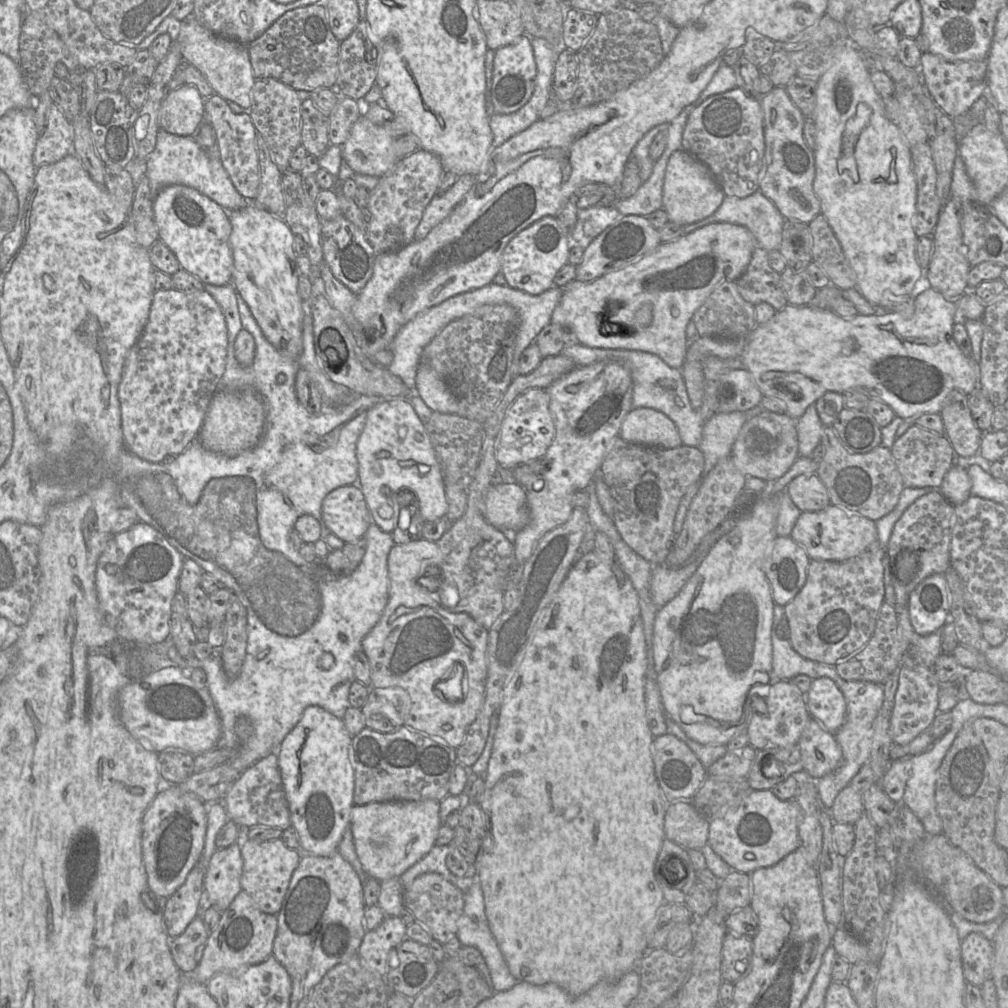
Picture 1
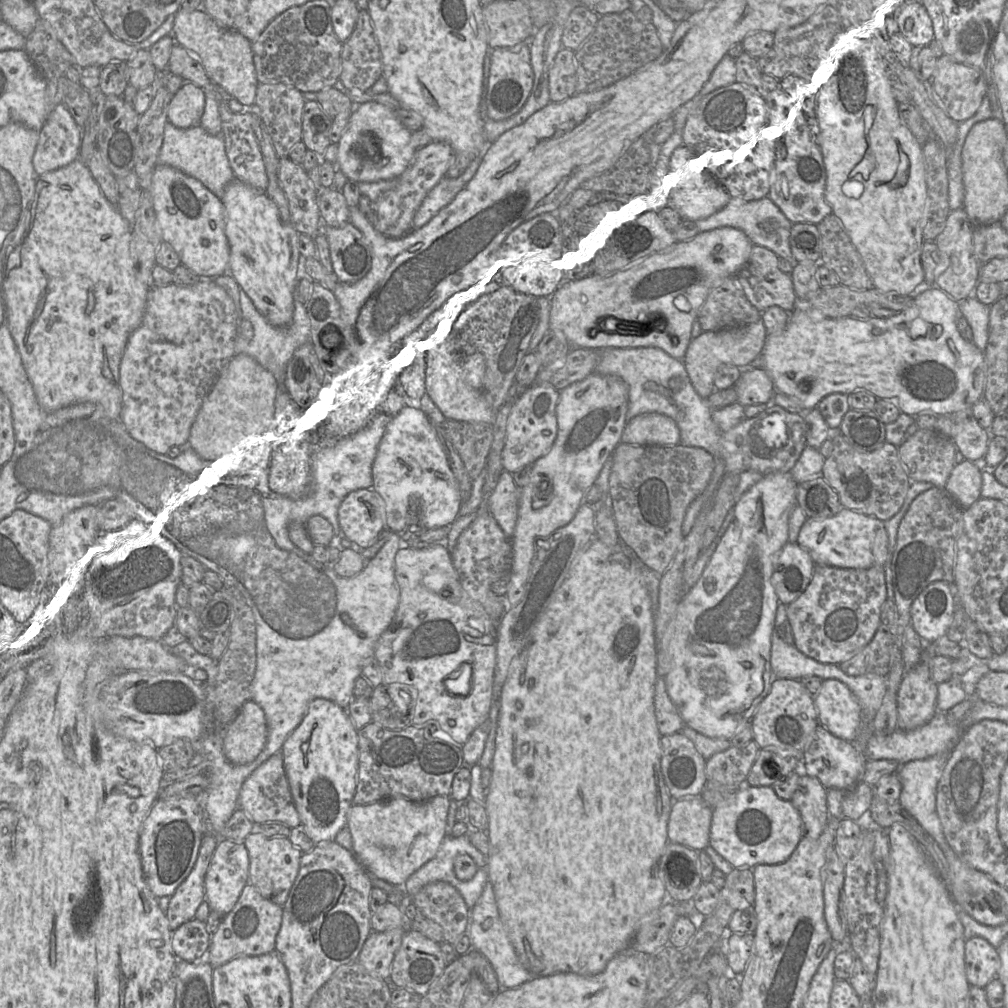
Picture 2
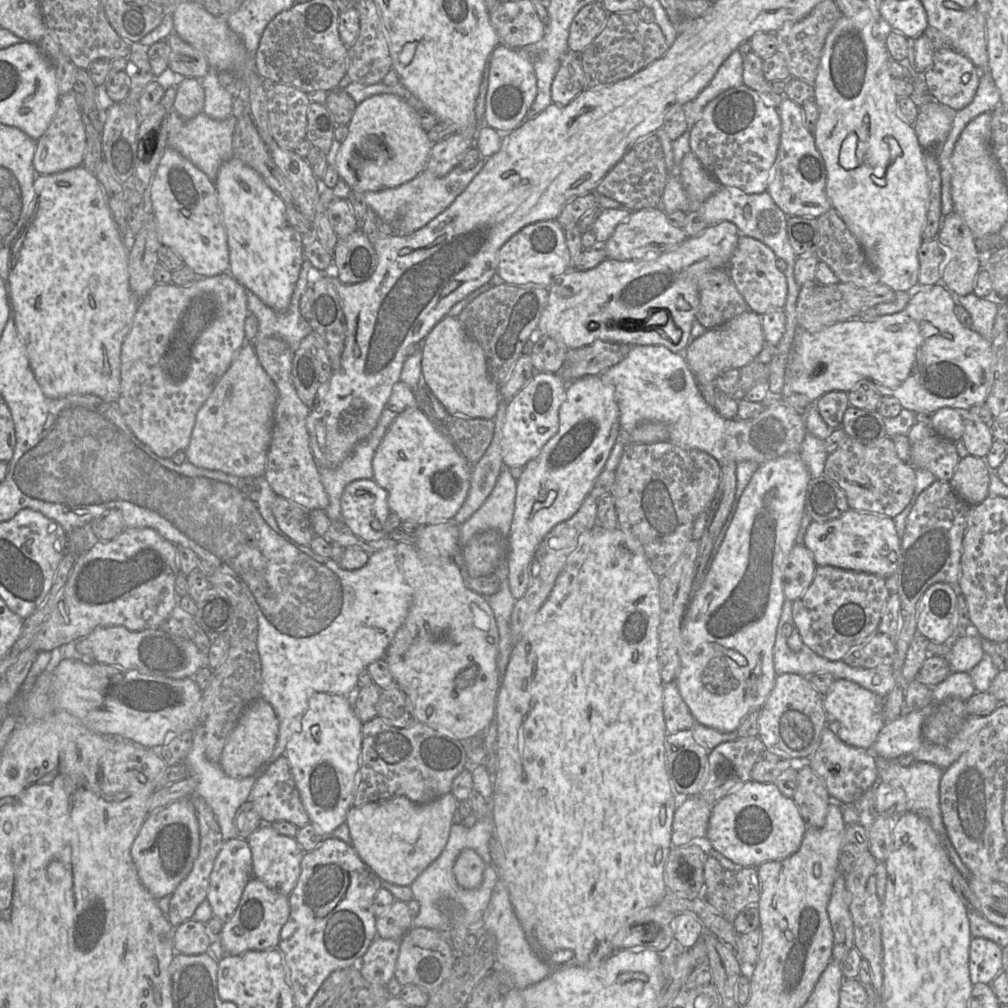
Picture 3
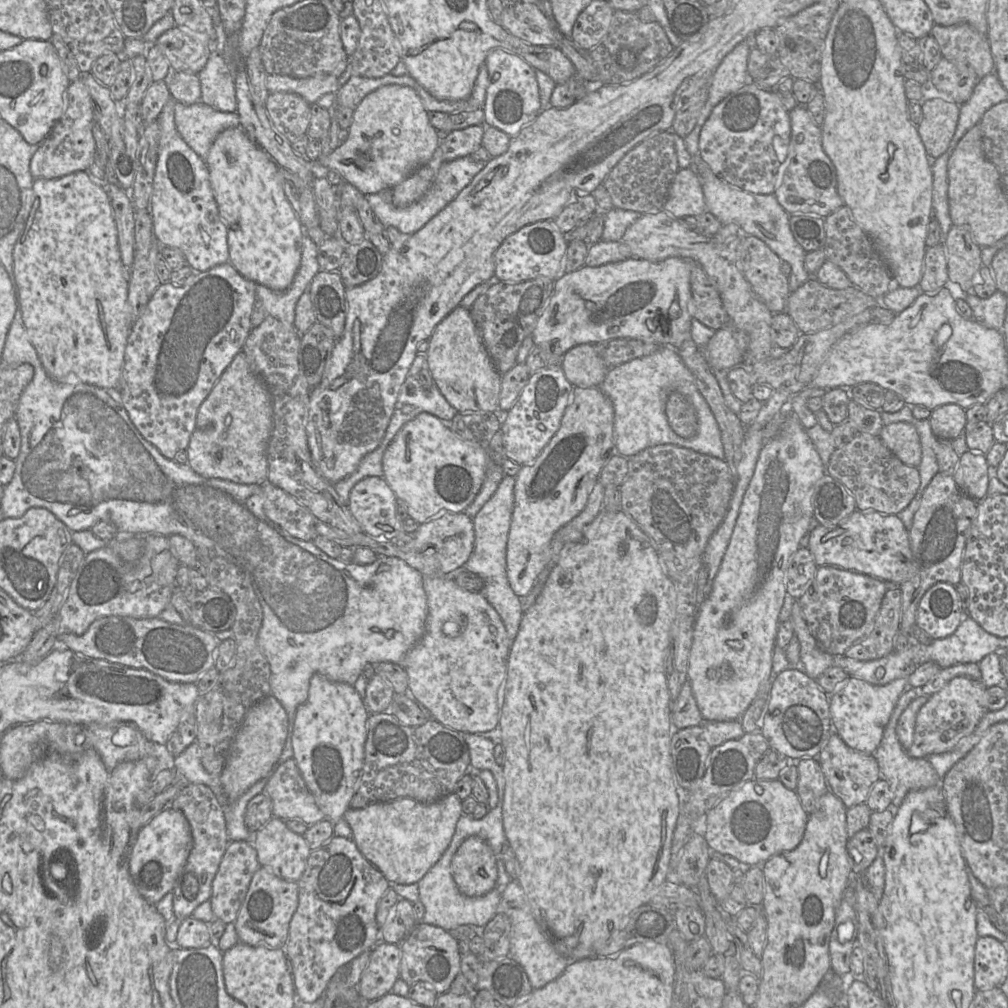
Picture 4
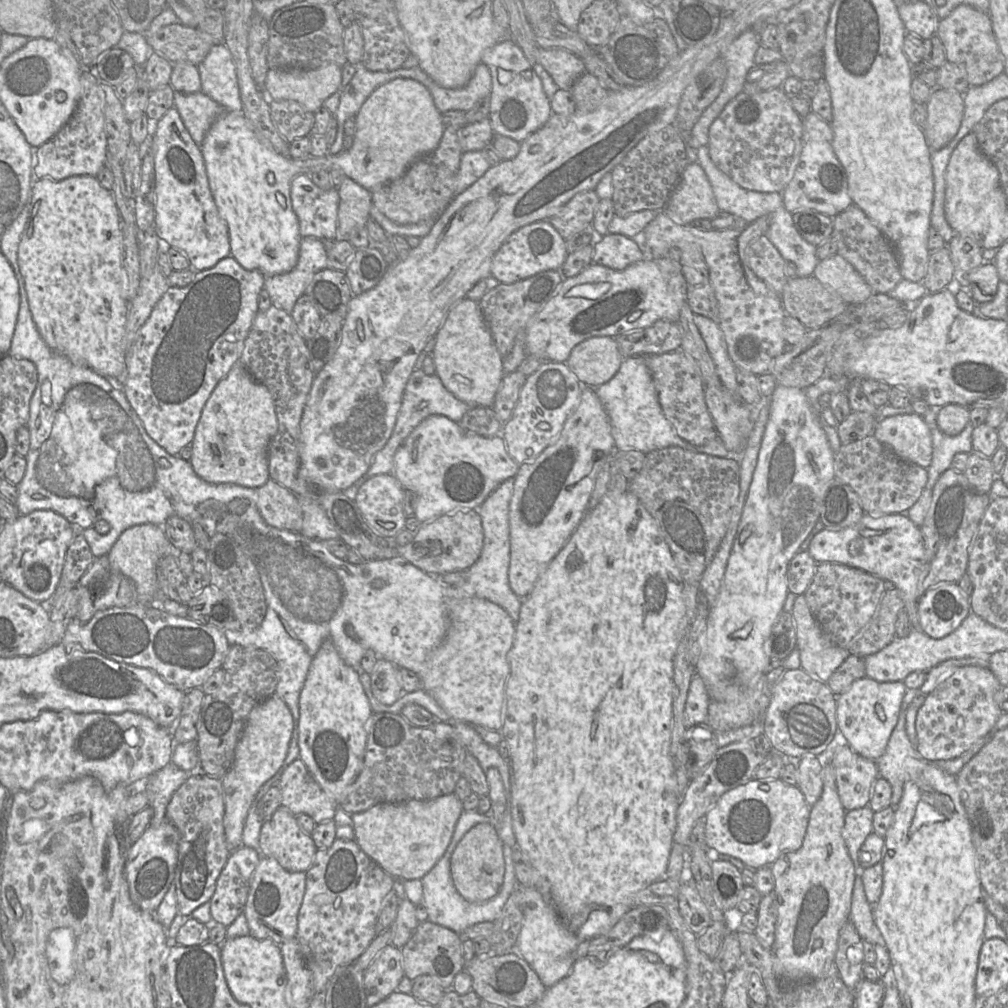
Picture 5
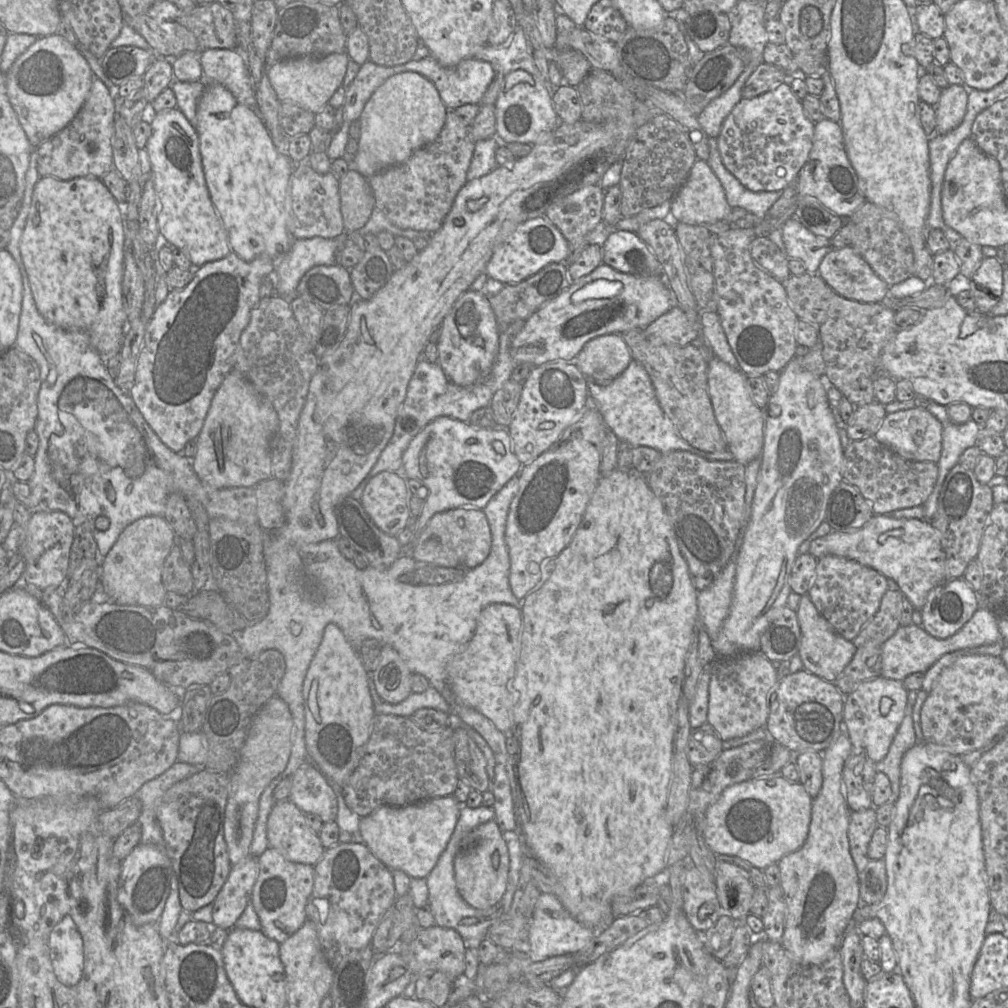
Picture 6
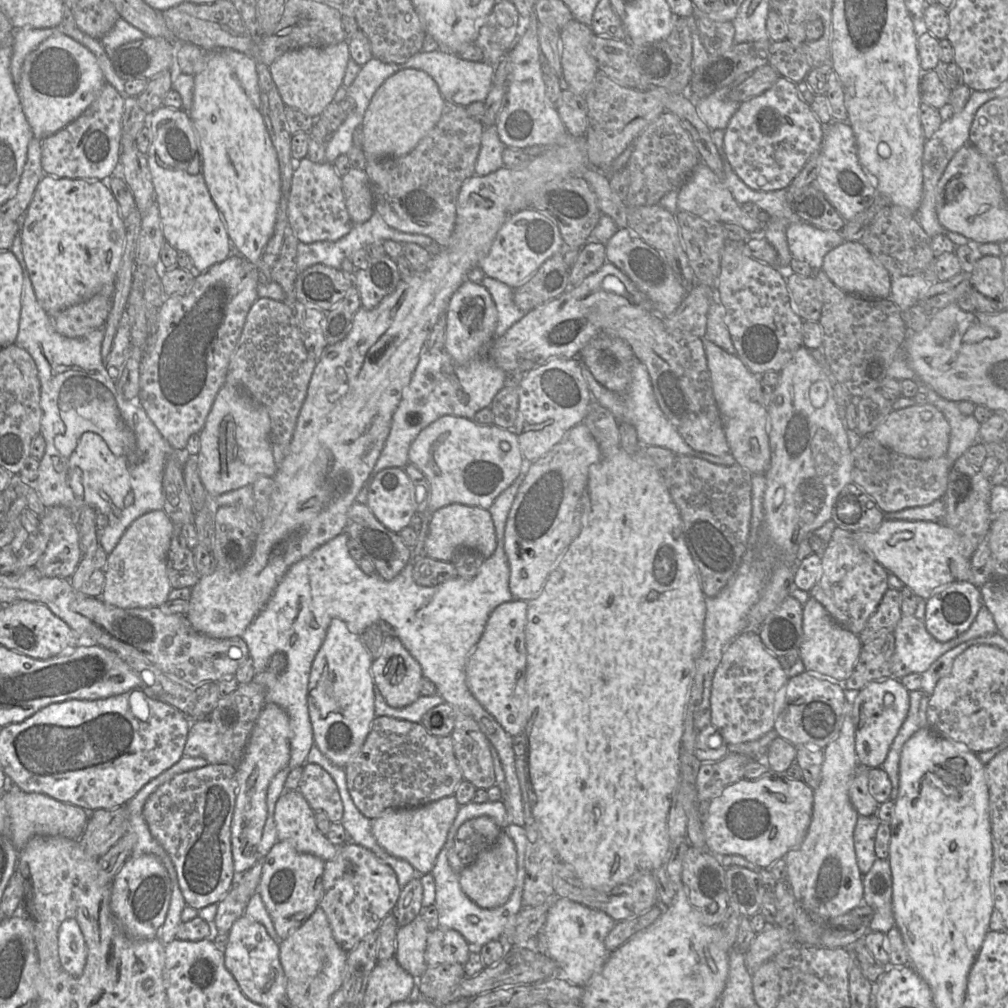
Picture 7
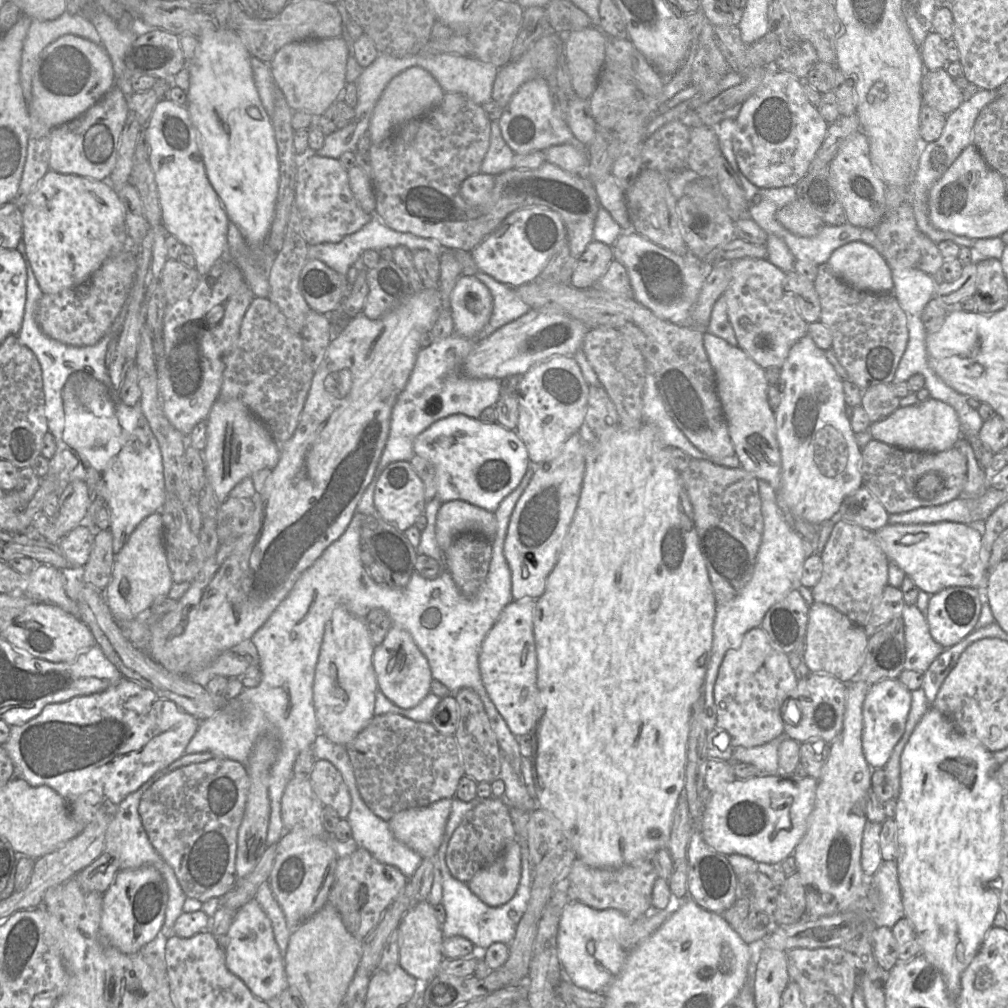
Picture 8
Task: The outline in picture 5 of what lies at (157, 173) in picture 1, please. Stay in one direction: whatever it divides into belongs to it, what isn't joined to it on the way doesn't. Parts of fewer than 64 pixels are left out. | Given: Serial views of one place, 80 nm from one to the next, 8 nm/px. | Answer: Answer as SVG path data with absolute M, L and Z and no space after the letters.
M174 90L173 106L178 110L191 138L199 146L217 117L227 112L202 91L187 94Z

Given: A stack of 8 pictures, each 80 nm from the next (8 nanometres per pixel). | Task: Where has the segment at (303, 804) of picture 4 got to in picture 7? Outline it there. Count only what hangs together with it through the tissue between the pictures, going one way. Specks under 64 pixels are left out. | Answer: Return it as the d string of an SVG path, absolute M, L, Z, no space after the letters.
M309 762L303 765L298 790L315 812L325 812L332 823L341 822L344 807L337 784L320 765Z

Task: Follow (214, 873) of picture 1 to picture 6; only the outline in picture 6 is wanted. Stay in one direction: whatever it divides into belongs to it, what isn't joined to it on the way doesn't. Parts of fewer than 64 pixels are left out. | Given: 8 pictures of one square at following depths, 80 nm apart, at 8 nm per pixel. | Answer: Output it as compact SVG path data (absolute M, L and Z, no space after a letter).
M249 855L231 866L230 873L212 903L213 925L225 930L235 926L251 901L259 874L258 857Z

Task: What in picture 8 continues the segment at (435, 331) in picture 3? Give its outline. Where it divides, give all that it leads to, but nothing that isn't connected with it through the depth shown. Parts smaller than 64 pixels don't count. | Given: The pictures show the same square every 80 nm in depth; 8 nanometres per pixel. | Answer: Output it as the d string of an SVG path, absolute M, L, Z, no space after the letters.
M461 275L451 292L449 308L454 333L462 337L473 337L488 323L493 300L488 288L475 276Z

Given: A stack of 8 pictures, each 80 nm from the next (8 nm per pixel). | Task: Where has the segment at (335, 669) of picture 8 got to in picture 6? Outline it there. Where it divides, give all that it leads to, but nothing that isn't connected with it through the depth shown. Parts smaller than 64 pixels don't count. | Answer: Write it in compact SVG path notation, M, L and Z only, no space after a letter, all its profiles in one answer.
M334 623L326 626L310 663L303 684L303 700L308 755L331 784L343 786L364 754L376 713L368 685L368 672L359 652Z

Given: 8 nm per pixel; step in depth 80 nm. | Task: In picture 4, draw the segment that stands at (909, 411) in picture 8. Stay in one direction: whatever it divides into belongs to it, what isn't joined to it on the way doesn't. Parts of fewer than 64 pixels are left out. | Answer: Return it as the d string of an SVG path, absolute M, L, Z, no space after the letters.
M896 422L883 426L879 438L904 464L912 467L920 465L921 444L913 423Z

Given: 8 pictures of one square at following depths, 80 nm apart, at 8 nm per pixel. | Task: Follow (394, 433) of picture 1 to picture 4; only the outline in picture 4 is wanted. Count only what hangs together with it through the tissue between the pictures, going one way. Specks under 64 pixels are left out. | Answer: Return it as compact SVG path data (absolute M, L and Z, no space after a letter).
M419 413L397 432L382 457L383 478L406 506L408 517L424 524L446 513L459 513L472 503L485 479L488 450L458 437L442 420L429 413Z

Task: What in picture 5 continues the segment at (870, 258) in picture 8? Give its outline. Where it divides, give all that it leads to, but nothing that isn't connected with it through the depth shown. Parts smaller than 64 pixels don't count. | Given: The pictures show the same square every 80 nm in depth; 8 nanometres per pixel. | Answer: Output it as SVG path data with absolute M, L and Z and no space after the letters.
M839 254L819 261L813 276L849 305L863 303L874 294L853 265Z

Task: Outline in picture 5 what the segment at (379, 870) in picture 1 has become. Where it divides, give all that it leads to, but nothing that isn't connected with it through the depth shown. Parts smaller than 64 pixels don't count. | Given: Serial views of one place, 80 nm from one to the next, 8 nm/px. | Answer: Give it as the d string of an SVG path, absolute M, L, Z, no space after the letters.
M455 793L432 800L379 803L351 815L355 841L389 875L400 880L422 879L443 857L464 811Z

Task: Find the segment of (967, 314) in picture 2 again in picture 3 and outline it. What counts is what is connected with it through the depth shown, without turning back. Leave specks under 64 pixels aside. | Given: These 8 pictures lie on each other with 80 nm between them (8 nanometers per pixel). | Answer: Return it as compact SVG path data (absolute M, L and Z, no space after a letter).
M973 293L961 296L958 299L958 305L963 306L971 316L971 329L989 341L992 340L993 325L999 302L1001 301L995 298L979 298Z

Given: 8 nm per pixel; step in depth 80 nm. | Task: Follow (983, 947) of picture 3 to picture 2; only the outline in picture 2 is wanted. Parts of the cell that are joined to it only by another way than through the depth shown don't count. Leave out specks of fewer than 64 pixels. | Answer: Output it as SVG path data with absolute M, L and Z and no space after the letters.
M978 936L965 941L964 962L968 983L981 988L997 976L1001 967L998 949Z

